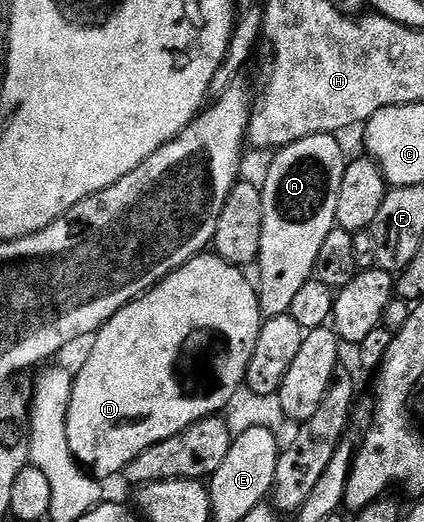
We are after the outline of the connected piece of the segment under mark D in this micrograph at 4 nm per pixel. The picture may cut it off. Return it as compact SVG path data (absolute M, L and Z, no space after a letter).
M207 251L204 253L199 253L197 257L193 257L188 263L184 263L175 273L169 273L167 277L159 281L154 288L150 289L148 292L143 293L142 296L138 297L134 301L130 301L124 306L120 311L116 311L116 315L112 315L112 319L108 319L102 328L98 330L97 333L93 334L92 342L94 341L94 346L90 349L90 354L86 357L86 362L79 367L78 373L76 369L76 376L74 377L74 386L72 387L72 399L70 400L70 406L68 407L68 443L70 444L70 450L74 452L74 457L78 460L78 464L85 467L95 478L103 479L102 477L114 477L125 470L128 463L132 463L132 459L136 459L136 455L140 455L140 451L148 451L148 447L152 447L156 443L160 443L164 439L172 439L172 435L176 435L180 431L184 431L188 427L192 427L196 422L202 421L205 417L213 417L215 415L221 414L226 408L226 404L232 395L235 394L236 390L244 385L246 379L246 372L248 371L248 363L252 359L252 351L256 351L256 339L260 335L262 330L263 315L262 308L258 305L258 291L253 280L250 281L245 277L243 270L237 265L229 265L224 259L220 259L213 252Z

